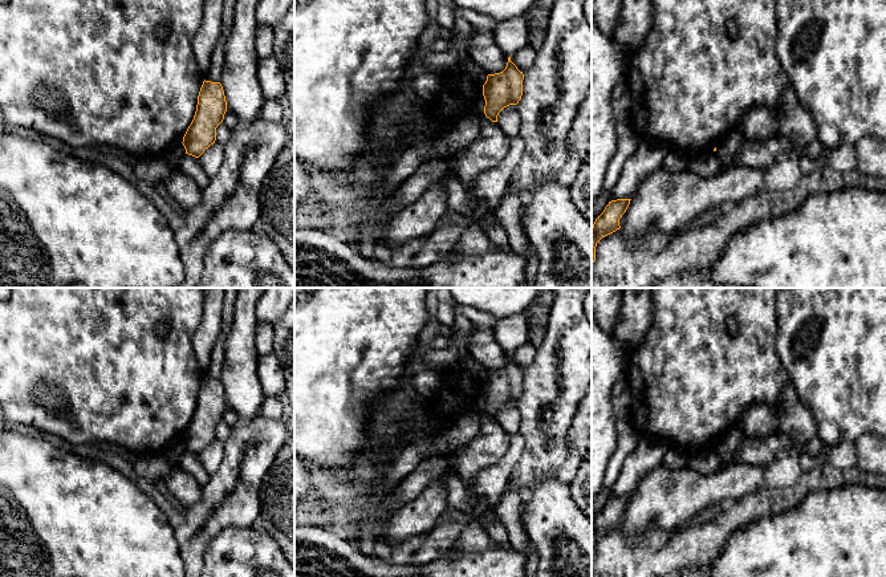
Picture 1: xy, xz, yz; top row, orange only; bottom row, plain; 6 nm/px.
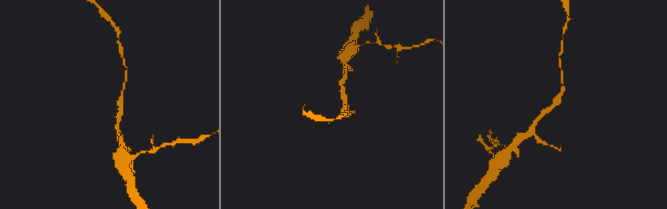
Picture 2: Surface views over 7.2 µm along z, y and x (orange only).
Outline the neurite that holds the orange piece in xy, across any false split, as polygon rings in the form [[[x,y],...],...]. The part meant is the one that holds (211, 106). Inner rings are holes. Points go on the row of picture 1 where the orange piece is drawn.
[[[203,81],[194,119],[188,126],[183,146],[186,154],[199,158],[216,141],[216,127],[223,122],[227,101],[220,82]]]

